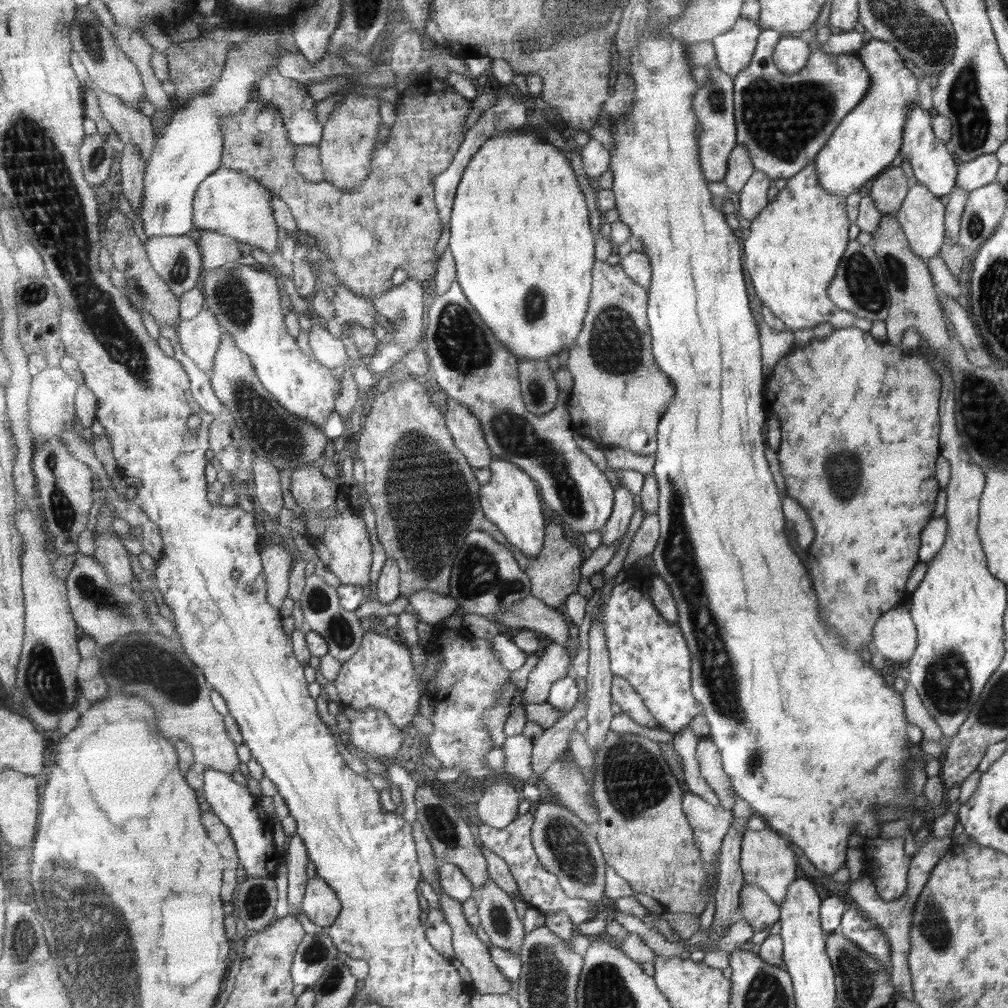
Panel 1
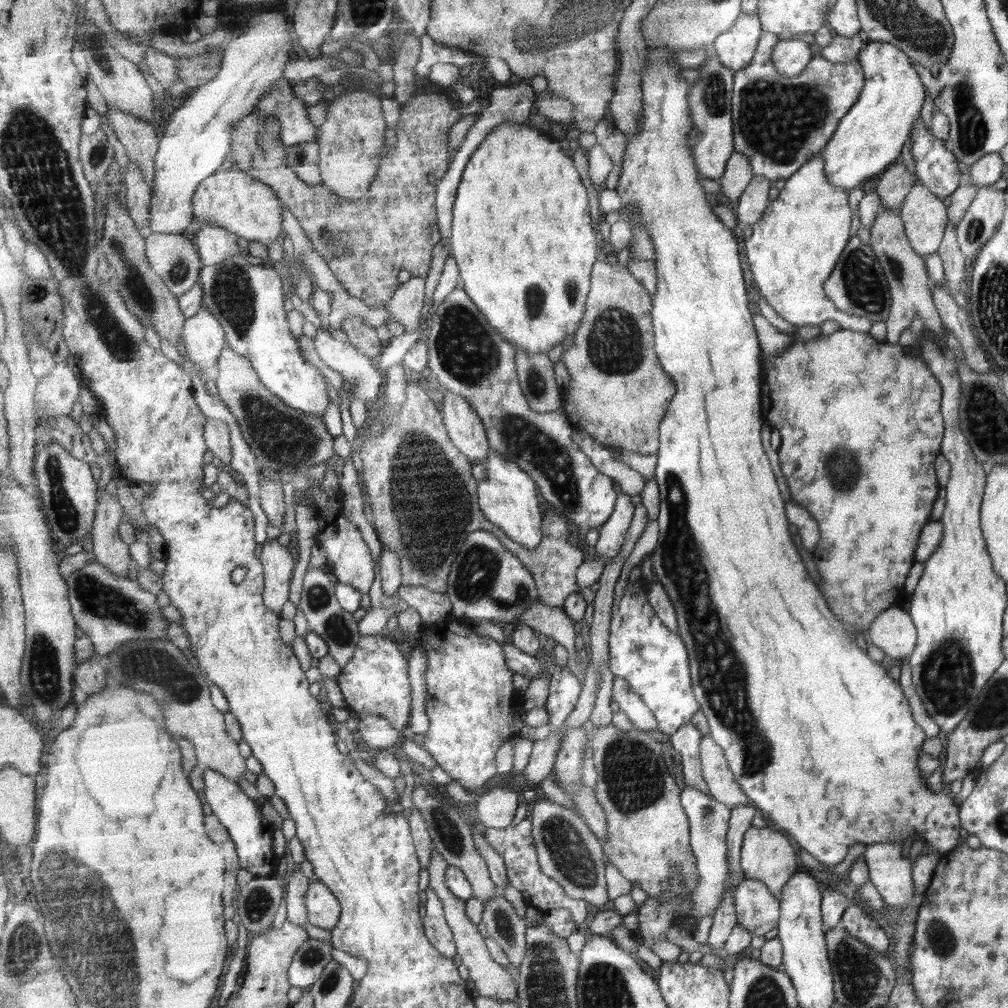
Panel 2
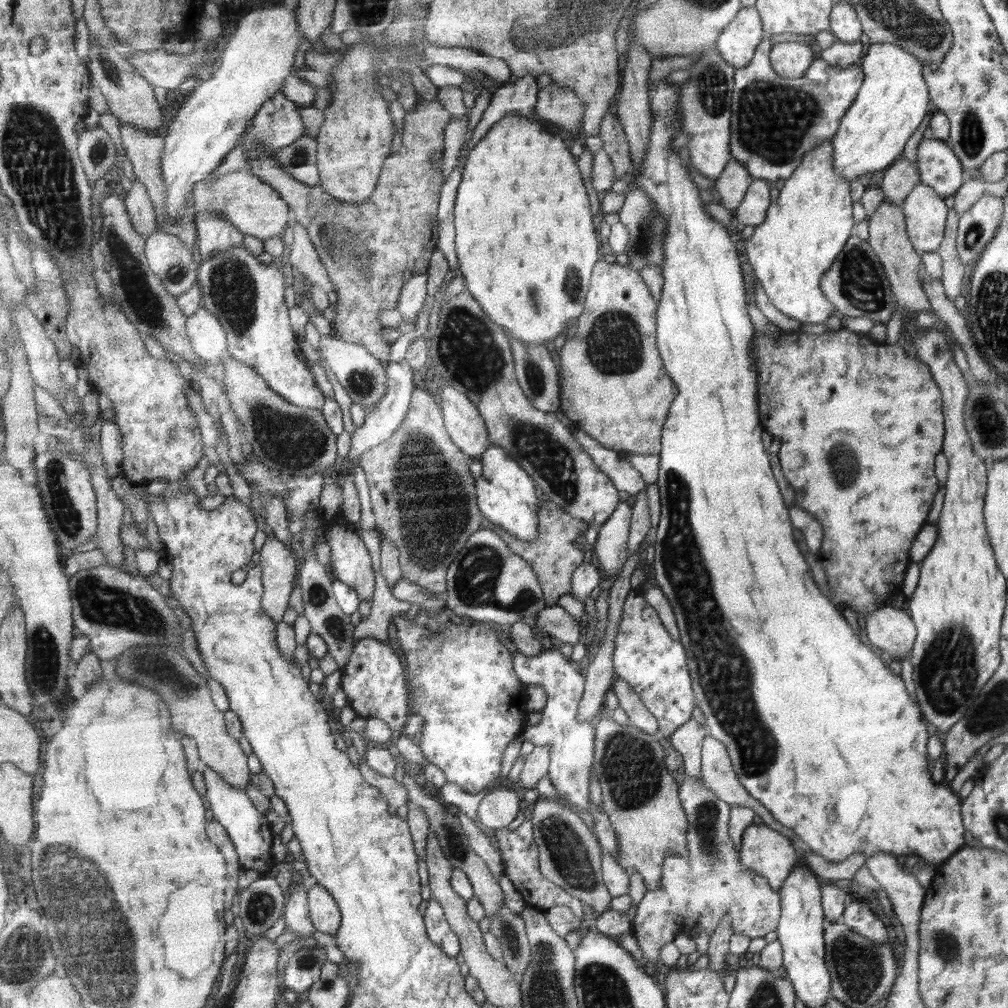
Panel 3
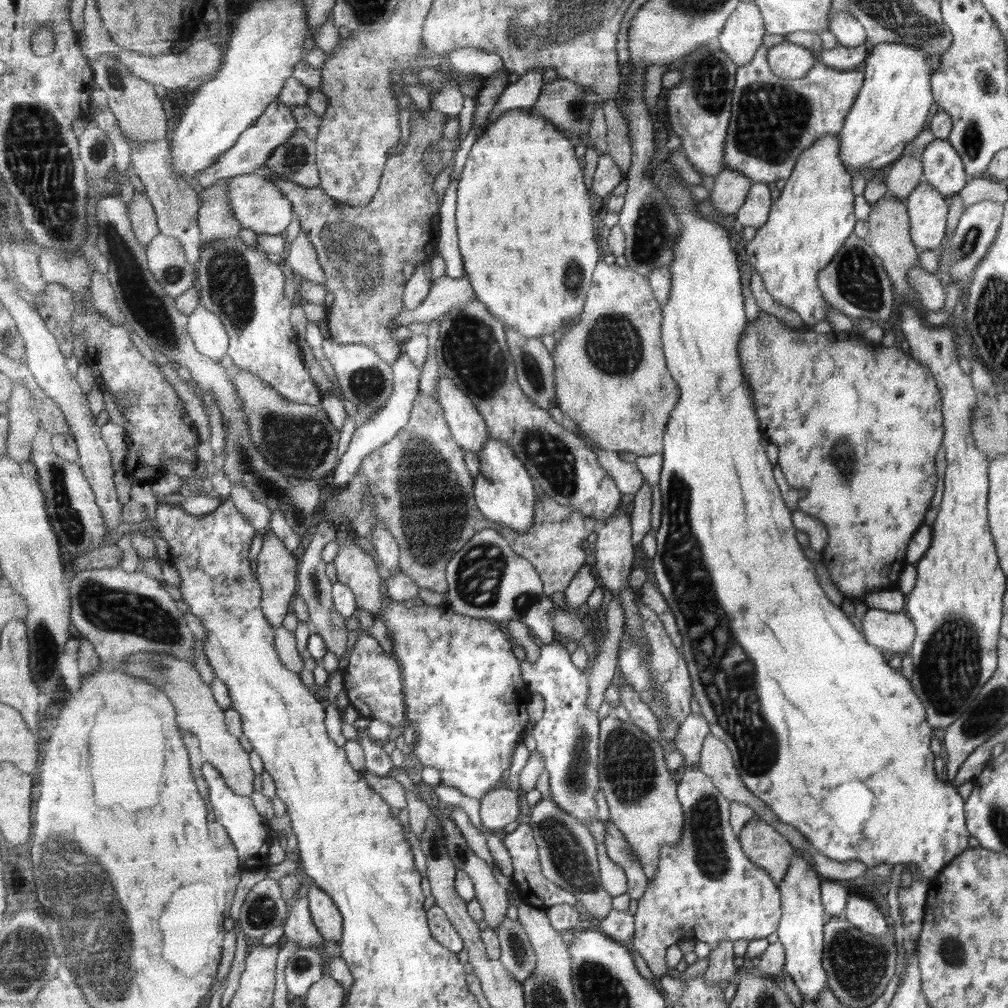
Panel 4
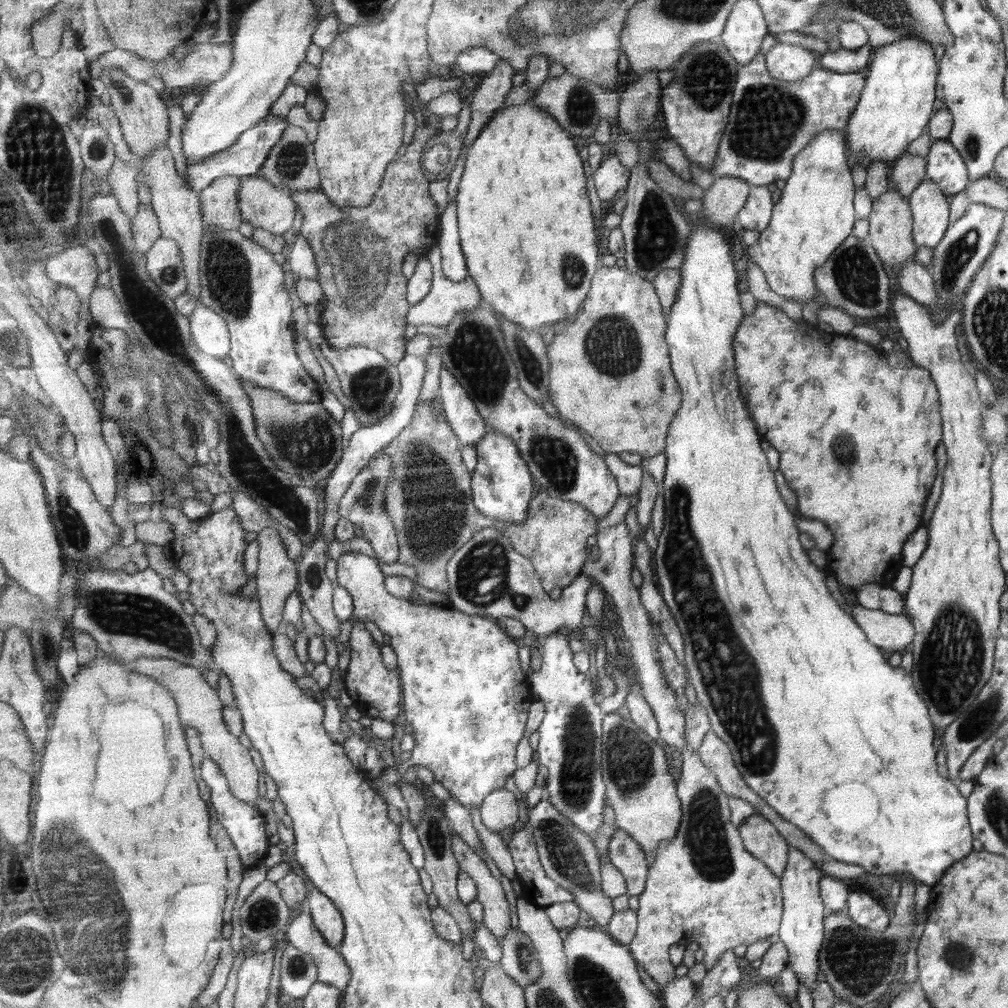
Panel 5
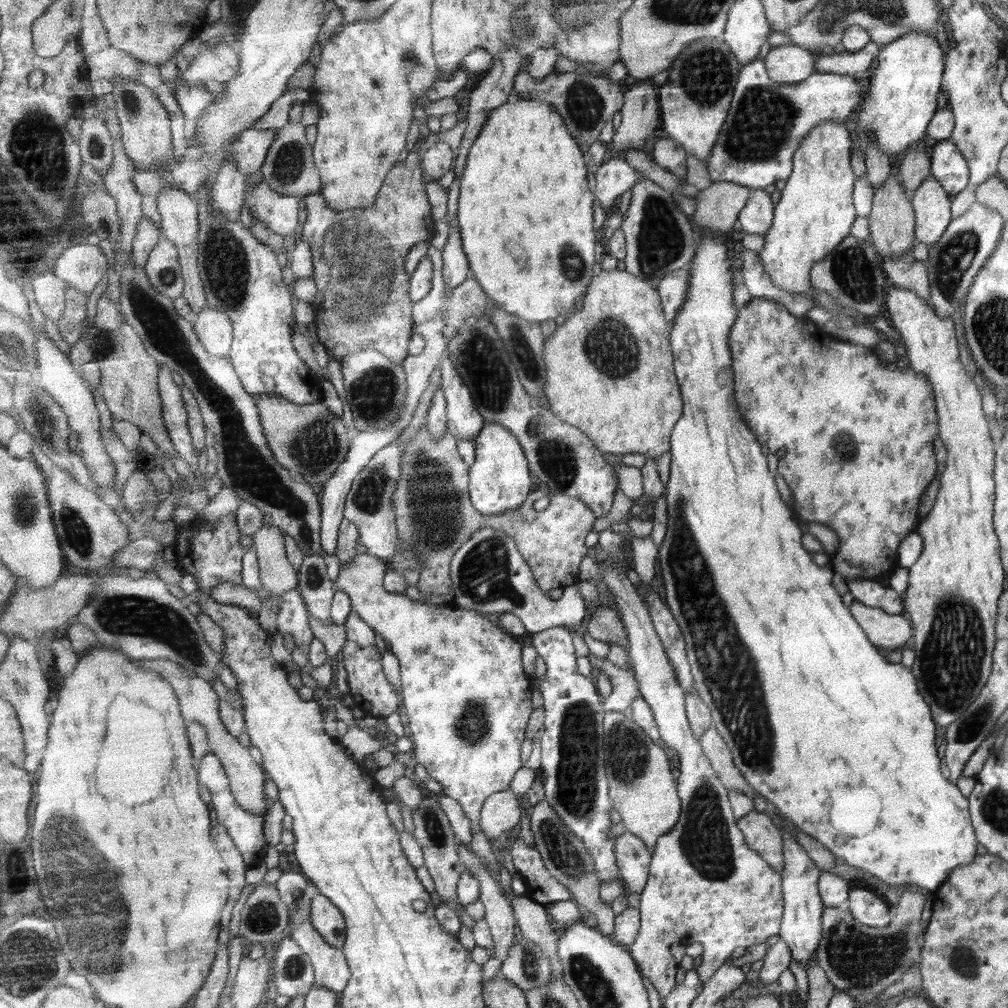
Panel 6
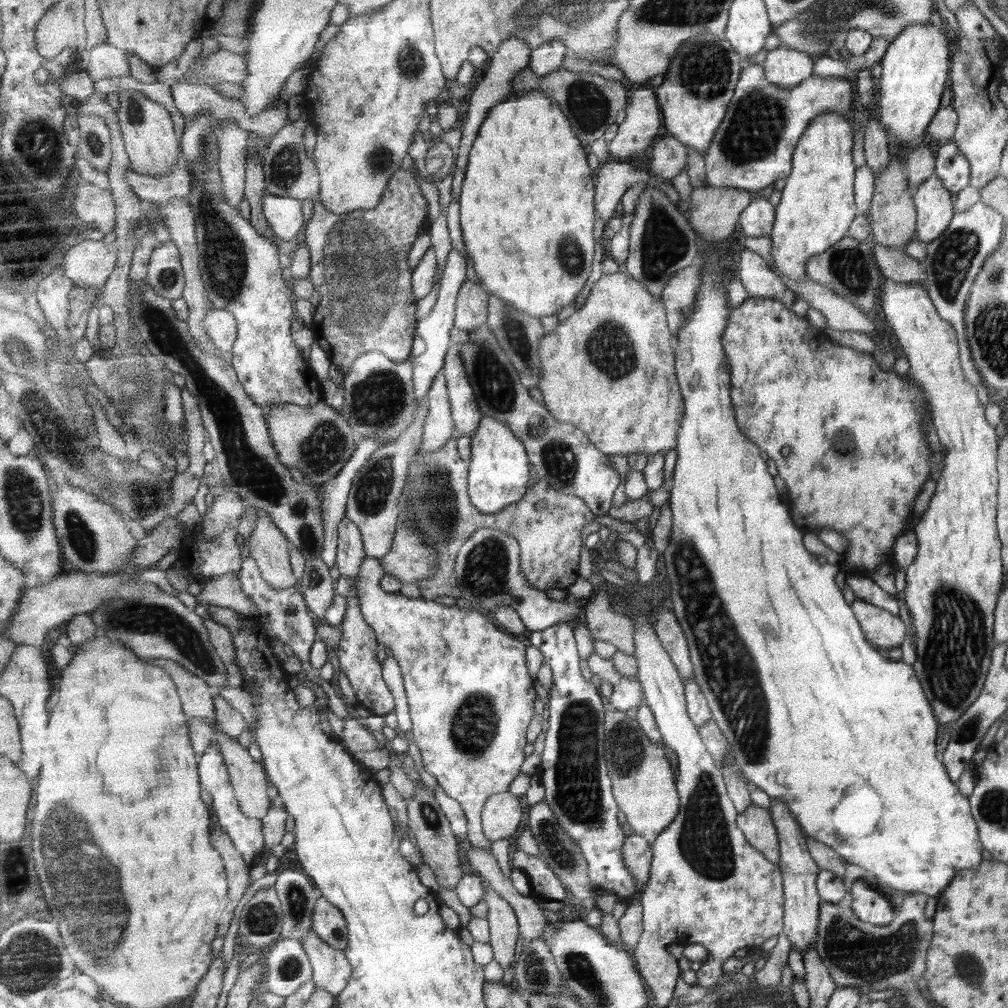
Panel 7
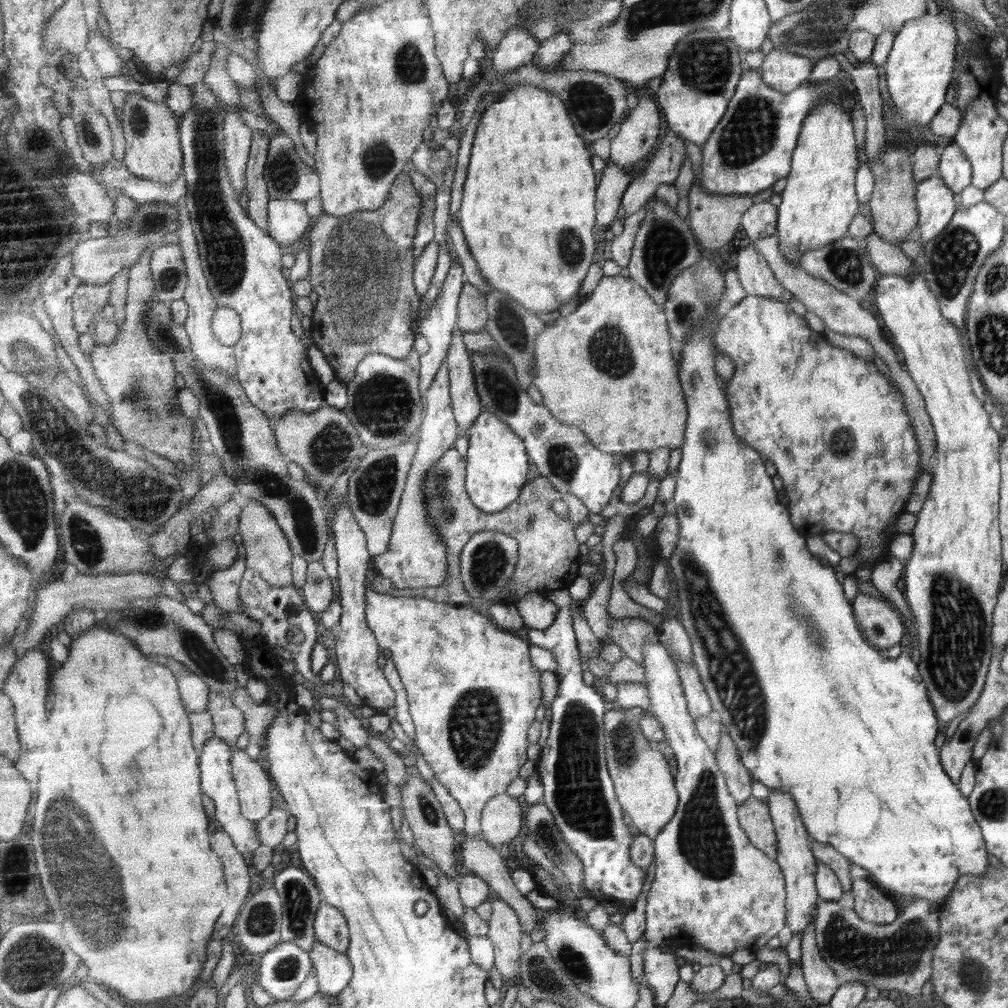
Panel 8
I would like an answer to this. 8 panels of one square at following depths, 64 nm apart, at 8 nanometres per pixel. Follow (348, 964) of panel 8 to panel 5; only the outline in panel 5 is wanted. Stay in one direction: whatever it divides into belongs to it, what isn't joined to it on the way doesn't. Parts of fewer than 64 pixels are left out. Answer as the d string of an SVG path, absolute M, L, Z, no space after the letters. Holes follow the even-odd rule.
M307 901L301 905L298 912L293 913L291 923L287 930L287 942L293 943L299 950L312 954L315 964L318 966L318 981L330 983L331 986L337 986L339 990L344 991L352 979L352 970L346 963L341 951L332 947L322 935L322 932L317 929L314 924L313 916Z

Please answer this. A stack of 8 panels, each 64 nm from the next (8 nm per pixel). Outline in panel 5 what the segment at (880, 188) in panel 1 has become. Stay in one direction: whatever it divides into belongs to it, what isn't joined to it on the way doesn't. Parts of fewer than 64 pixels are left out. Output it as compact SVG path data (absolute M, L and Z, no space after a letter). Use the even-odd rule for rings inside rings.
M903 152L903 156L893 165L889 185L907 199L911 191L926 180L925 163L923 157Z

